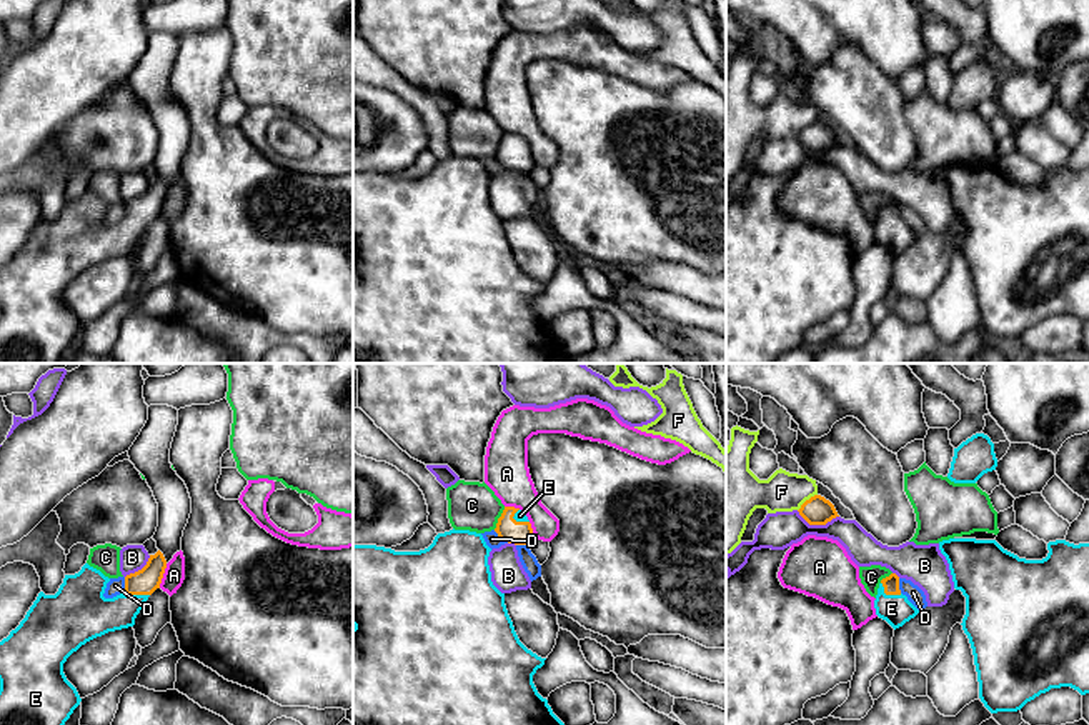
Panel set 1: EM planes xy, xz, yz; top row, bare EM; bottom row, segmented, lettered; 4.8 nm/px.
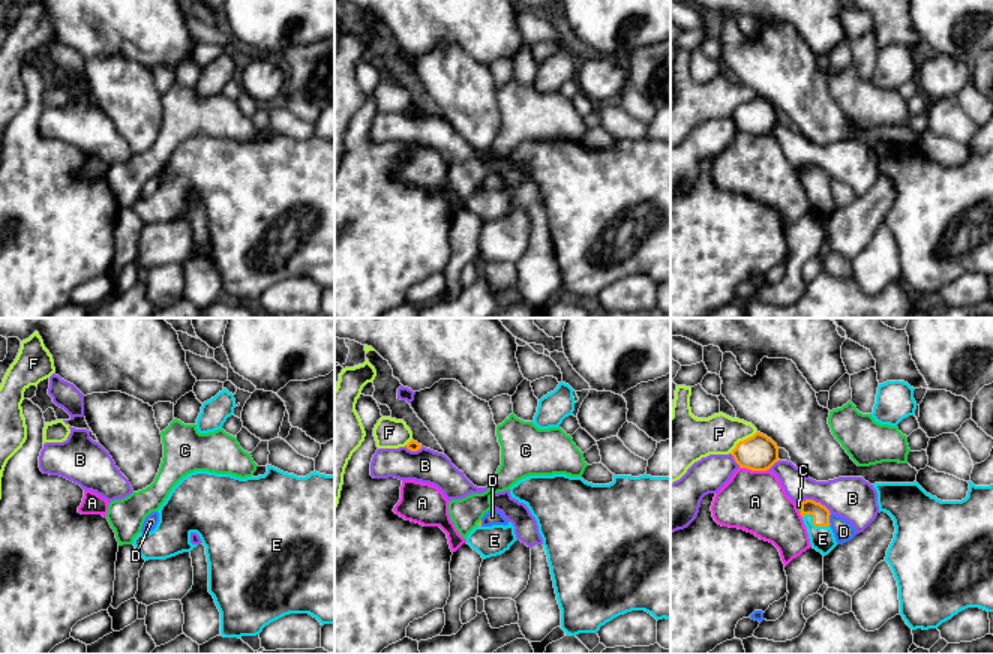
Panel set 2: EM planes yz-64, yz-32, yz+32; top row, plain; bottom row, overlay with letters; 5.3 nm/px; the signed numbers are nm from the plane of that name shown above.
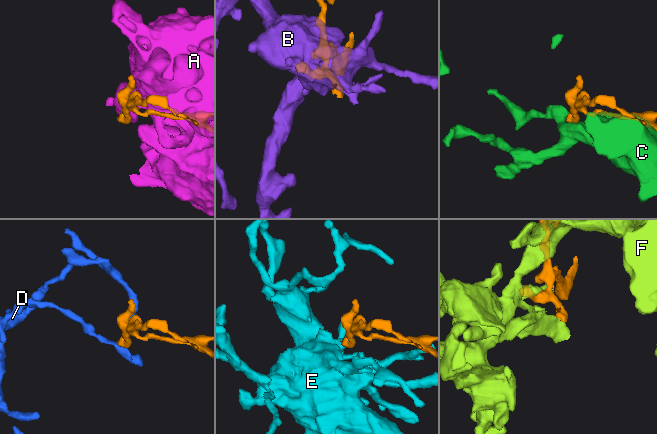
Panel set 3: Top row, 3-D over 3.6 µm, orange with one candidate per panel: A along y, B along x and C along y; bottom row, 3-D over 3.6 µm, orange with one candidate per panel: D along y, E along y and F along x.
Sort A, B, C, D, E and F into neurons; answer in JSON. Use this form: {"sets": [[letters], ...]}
{"sets": [["A"], ["B"], ["C"], ["D"], ["E"], ["F"]]}

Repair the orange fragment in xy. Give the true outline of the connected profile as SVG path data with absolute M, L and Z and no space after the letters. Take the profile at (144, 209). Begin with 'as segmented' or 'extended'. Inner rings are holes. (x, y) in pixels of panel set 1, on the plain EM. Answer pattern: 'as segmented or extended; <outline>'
extended; M158 177L147 192L125 203L125 217L105 225L110 208L85 190L75 202L65 202L55 222L38 220L20 252L0 268L0 363L58 363L82 325L67 307L63 290L87 268L108 258L135 252L148 223L160 215L167 187Z

